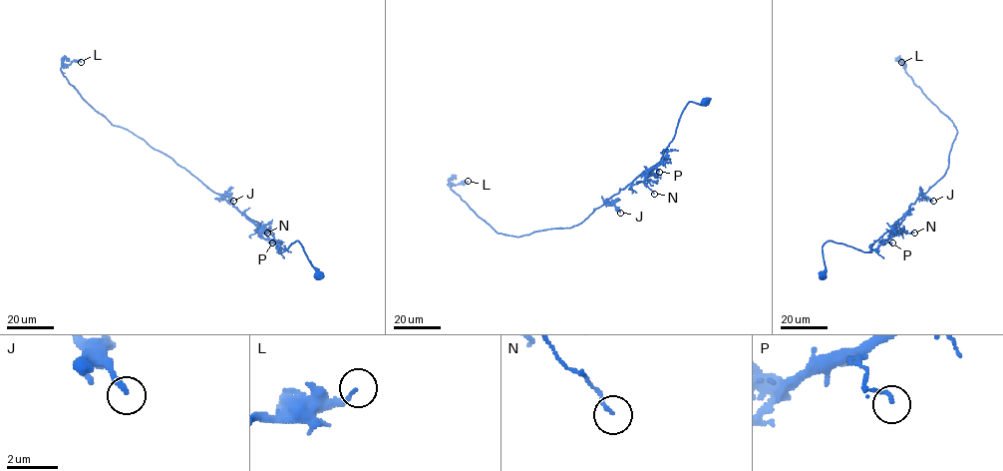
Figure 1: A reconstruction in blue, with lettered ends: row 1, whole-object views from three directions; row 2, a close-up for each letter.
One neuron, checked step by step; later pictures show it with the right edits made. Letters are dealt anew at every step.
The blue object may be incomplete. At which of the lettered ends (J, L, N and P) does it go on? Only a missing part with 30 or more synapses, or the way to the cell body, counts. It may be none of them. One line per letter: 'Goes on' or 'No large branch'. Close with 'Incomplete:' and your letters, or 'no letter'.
J: No large branch
L: No large branch
N: No large branch
P: No large branch
Incomplete: no letter

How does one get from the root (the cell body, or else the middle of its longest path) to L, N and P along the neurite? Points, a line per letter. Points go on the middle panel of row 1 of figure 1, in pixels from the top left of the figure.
L: (705, 102), (686, 105), (674, 138), (658, 163), (570, 228), (519, 236), (499, 234), (448, 185), (468, 181)
N: (705, 102), (699, 104), (690, 101), (686, 105), (673, 140), (661, 160), (646, 172), (644, 182), (654, 194)
P: (705, 102), (699, 104), (690, 101), (684, 107), (674, 138), (664, 150), (669, 151), (657, 167), (659, 172)

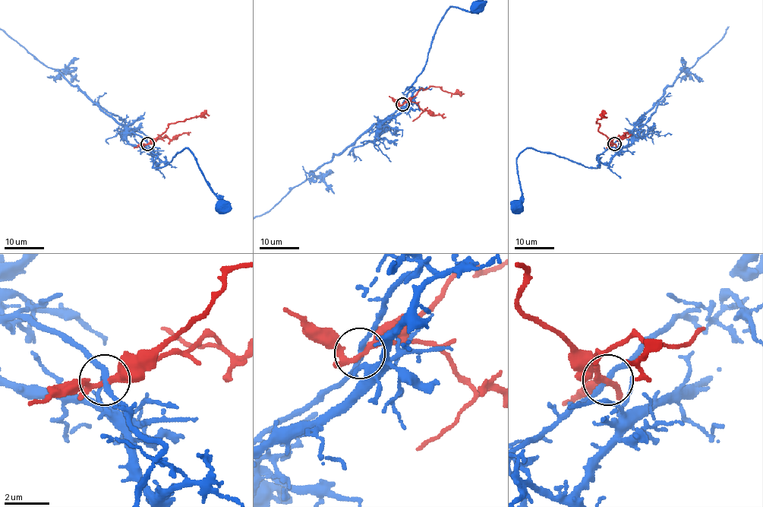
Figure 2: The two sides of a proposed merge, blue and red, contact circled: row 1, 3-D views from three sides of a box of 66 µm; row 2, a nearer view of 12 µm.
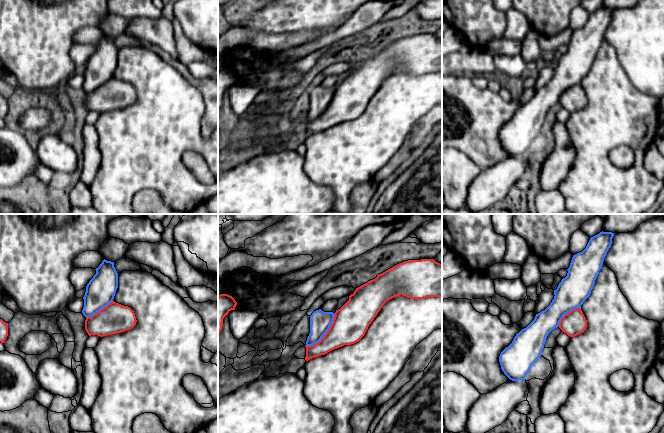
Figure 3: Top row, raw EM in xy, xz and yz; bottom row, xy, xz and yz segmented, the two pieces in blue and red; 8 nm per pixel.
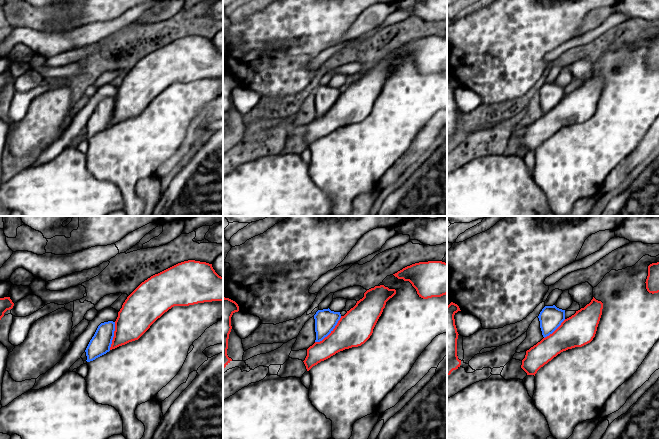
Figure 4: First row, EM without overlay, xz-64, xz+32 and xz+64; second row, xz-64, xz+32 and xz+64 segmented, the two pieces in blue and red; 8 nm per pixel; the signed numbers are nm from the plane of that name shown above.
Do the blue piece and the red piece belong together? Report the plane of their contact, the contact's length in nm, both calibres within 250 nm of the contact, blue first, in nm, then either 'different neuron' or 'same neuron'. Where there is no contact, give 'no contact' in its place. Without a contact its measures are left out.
contact in xz; length 360 nm; calibres 170 and 280 nm; different neuron

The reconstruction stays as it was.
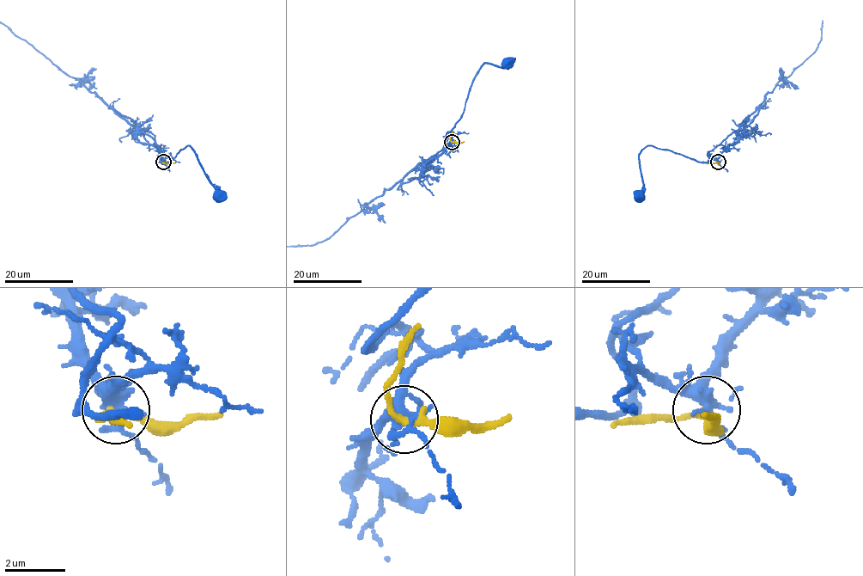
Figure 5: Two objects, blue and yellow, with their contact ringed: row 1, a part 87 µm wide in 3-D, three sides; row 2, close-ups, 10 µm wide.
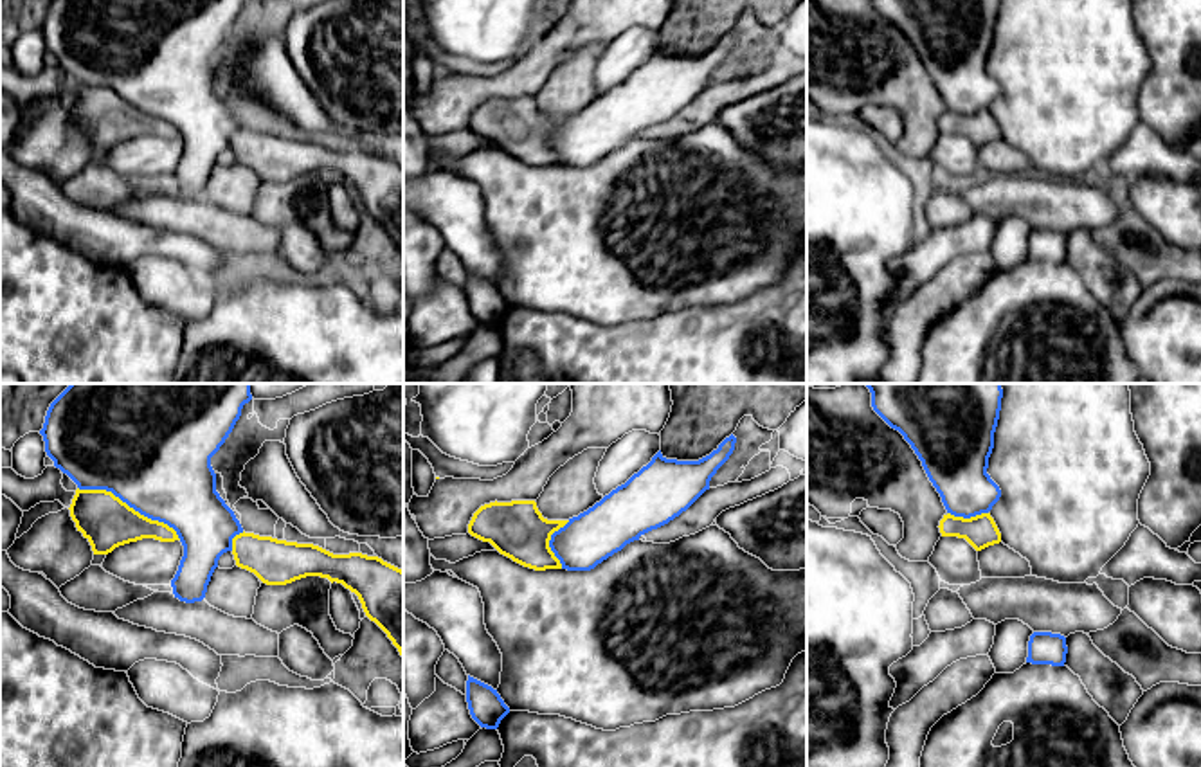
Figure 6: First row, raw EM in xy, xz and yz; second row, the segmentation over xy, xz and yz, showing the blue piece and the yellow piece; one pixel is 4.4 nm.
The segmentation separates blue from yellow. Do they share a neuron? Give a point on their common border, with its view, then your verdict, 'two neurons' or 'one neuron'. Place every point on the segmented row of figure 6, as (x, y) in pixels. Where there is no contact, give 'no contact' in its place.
contact xy (130, 506); two neurons

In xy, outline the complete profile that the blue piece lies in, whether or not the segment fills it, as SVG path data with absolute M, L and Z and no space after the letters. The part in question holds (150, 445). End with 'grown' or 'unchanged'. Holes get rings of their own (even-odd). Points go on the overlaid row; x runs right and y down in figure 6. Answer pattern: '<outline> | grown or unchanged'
M70 384L49 407L40 434L54 466L79 490L106 490L140 515L173 528L184 546L184 556L171 580L180 601L202 601L218 560L232 551L232 538L243 533L234 511L216 492L211 457L220 450L245 403L252 400L250 384Z | unchanged

